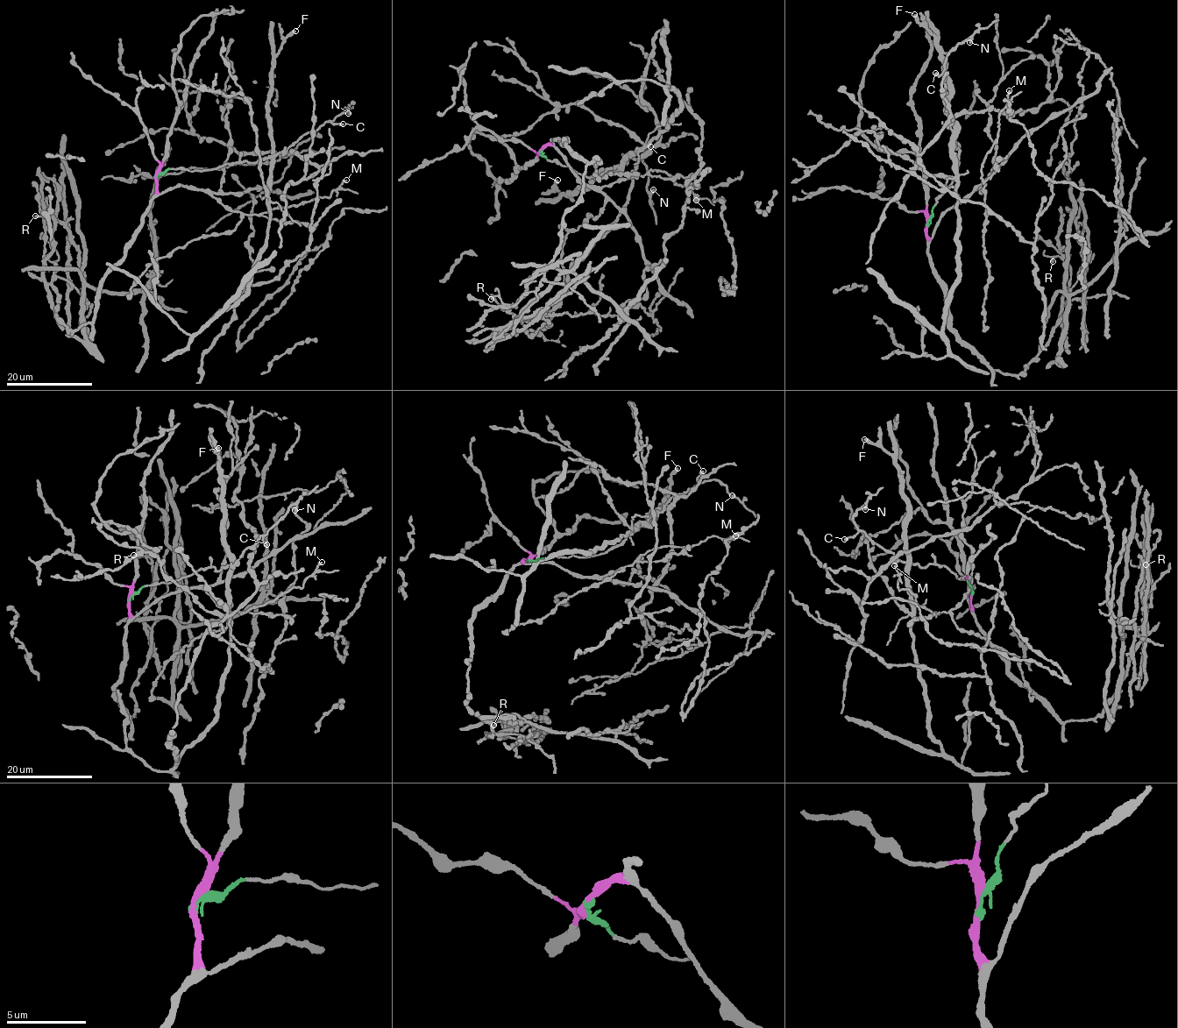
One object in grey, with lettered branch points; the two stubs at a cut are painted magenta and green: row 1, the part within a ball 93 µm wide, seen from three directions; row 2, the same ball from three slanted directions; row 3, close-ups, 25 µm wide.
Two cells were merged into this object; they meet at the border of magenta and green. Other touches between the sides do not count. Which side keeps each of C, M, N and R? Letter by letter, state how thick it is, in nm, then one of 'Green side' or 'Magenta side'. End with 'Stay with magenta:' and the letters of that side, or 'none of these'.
C: Thickness 400 nm. Green side
M: Thickness 200 nm. Magenta side
N: Thickness 320 nm. Green side
R: Thickness 280 nm. Magenta side
Stay with magenta: M, R

